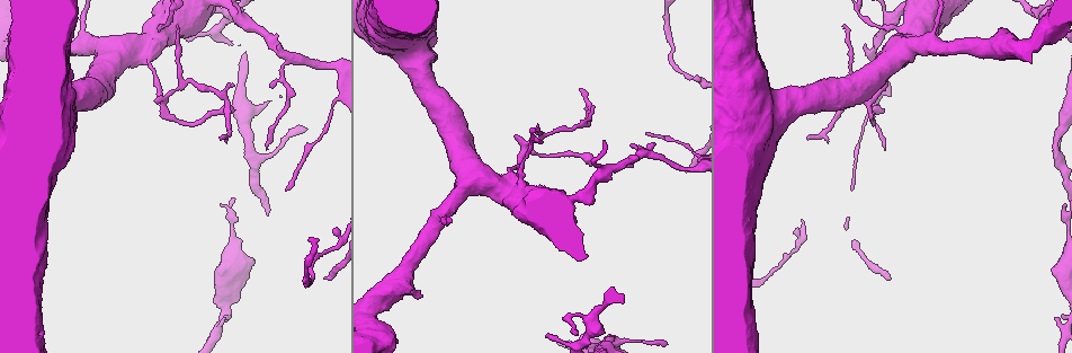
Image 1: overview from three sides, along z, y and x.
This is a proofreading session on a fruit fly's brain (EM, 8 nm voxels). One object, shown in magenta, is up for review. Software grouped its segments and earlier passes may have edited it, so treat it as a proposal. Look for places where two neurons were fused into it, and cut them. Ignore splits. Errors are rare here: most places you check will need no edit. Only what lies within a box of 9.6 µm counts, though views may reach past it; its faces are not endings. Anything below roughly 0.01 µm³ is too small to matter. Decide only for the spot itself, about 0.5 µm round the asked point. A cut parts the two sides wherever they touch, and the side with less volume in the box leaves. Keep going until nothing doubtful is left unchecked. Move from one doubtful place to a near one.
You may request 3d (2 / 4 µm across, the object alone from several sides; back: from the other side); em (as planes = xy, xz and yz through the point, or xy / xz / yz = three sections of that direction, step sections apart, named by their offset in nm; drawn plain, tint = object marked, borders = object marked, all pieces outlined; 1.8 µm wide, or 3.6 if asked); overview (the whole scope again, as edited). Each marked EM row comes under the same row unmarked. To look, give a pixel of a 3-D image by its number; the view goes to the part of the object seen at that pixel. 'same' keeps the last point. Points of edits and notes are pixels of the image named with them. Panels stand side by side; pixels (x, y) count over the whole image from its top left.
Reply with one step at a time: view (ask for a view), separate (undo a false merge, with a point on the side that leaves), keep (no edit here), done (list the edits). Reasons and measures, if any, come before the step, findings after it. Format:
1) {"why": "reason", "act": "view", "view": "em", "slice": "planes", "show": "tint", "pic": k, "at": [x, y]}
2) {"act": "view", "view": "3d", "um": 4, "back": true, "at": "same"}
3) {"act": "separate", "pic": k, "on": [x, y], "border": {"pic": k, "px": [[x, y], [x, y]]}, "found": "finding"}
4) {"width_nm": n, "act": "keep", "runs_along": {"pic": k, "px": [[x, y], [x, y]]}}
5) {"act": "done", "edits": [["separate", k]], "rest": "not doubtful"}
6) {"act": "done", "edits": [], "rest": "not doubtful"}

{"why": "small branch off a trunk", "act": "view", "view": "em", "um": 3.6, "slice": "planes", "show": "tint", "pic": 1, "at": [160, 28]}

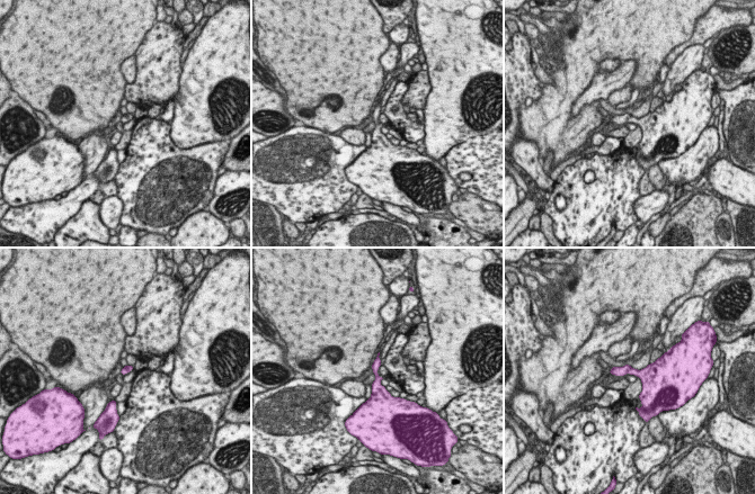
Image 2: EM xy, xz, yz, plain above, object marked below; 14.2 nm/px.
{"act": "keep", "found": "all the same neuron"}

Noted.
{"why": "sharp bend", "act": "view", "view": "em", "um": 3.6, "slice": "planes", "show": "tint", "pic": 1, "at": [486, 181]}

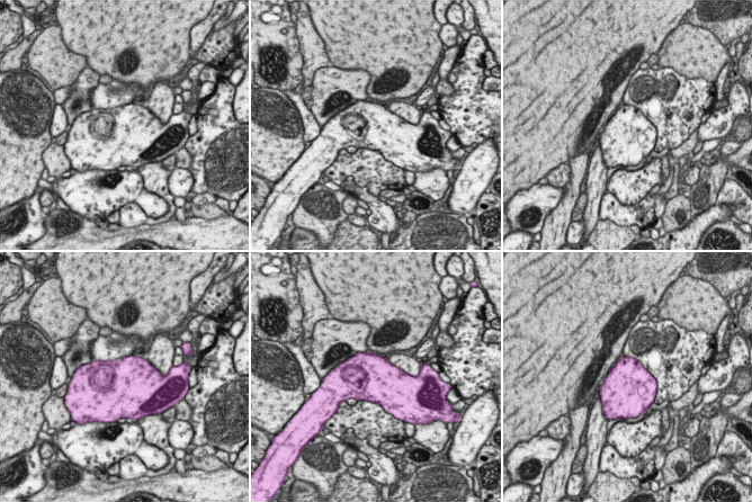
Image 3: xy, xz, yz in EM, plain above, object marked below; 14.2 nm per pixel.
{"act": "keep", "found": "all the same neuron"}

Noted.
{"why": "a fork", "act": "view", "view": "3d", "um": 4, "pic": 1, "at": [291, 56]}

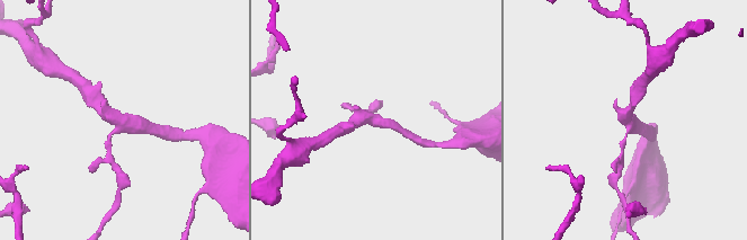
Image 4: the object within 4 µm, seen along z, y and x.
{"why": "now the EM", "act": "view", "view": "em", "slice": "xy", "step": 16, "show": "tint", "pic": 4, "at": [118, 121]}

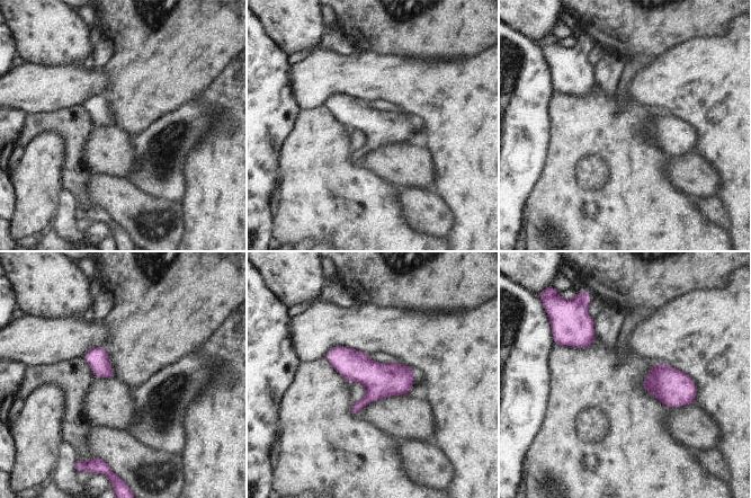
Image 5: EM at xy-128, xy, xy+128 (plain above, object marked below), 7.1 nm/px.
{"why": "cut it another way", "act": "view", "view": "em", "slice": "planes", "show": "tint", "at": "same"}

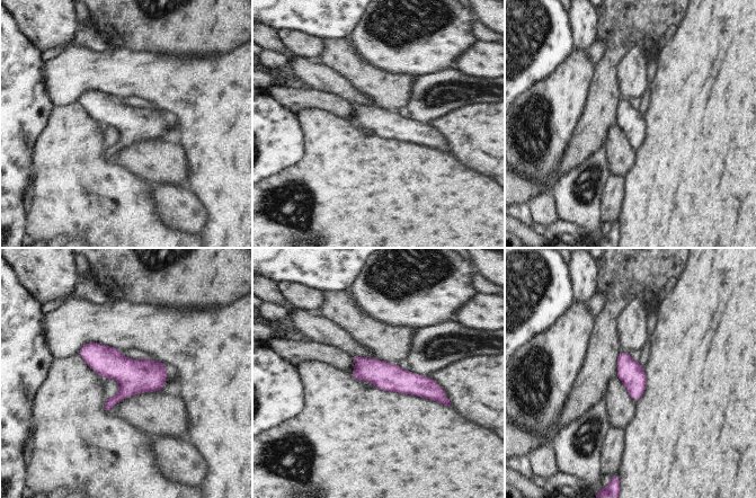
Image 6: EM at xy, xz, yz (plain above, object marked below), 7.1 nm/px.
{"width_nm": 190, "act": "keep", "runs_along": {"pic": 6, "px": [[357, 359], [442, 398]]}, "found": "continuous, no second neuron"}

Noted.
{"why": "two arms in line, one across", "act": "view", "view": "em", "slice": "xz", "step": 16, "show": "tint", "pic": 1, "at": [593, 329]}

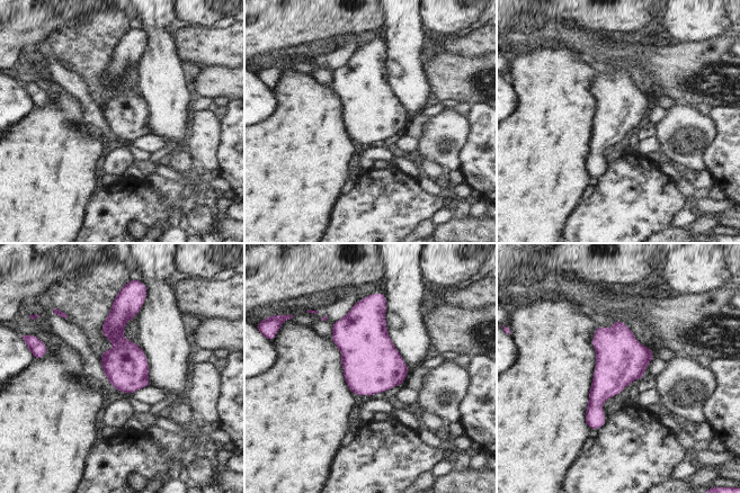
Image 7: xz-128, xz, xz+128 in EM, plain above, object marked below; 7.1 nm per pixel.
{"act": "view", "view": "em", "slice": "planes", "show": "tint", "at": "same"}

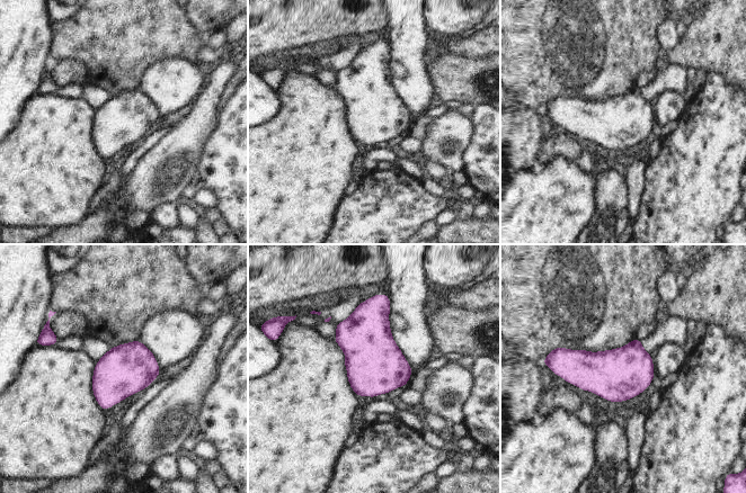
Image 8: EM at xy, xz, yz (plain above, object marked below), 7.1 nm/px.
{"act": "keep", "found": "continuous, no second neuron"}

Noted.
{"act": "done", "edits": [], "rest": "not doubtful"}

